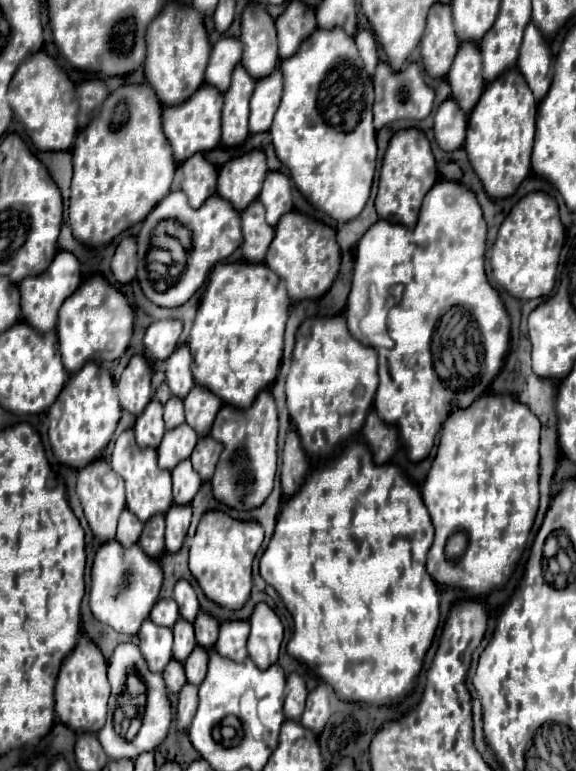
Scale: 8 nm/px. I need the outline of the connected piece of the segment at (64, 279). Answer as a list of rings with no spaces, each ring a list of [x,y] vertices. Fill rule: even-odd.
[[[59,250],[59,254],[55,254],[55,262],[51,262],[51,266],[43,274],[39,274],[39,278],[23,278],[23,282],[19,282],[21,316],[23,316],[23,320],[29,326],[33,326],[35,330],[39,330],[41,334],[55,330],[57,312],[59,312],[61,304],[65,302],[67,296],[71,296],[77,290],[79,284],[81,284],[79,260],[75,258],[73,252]]]

